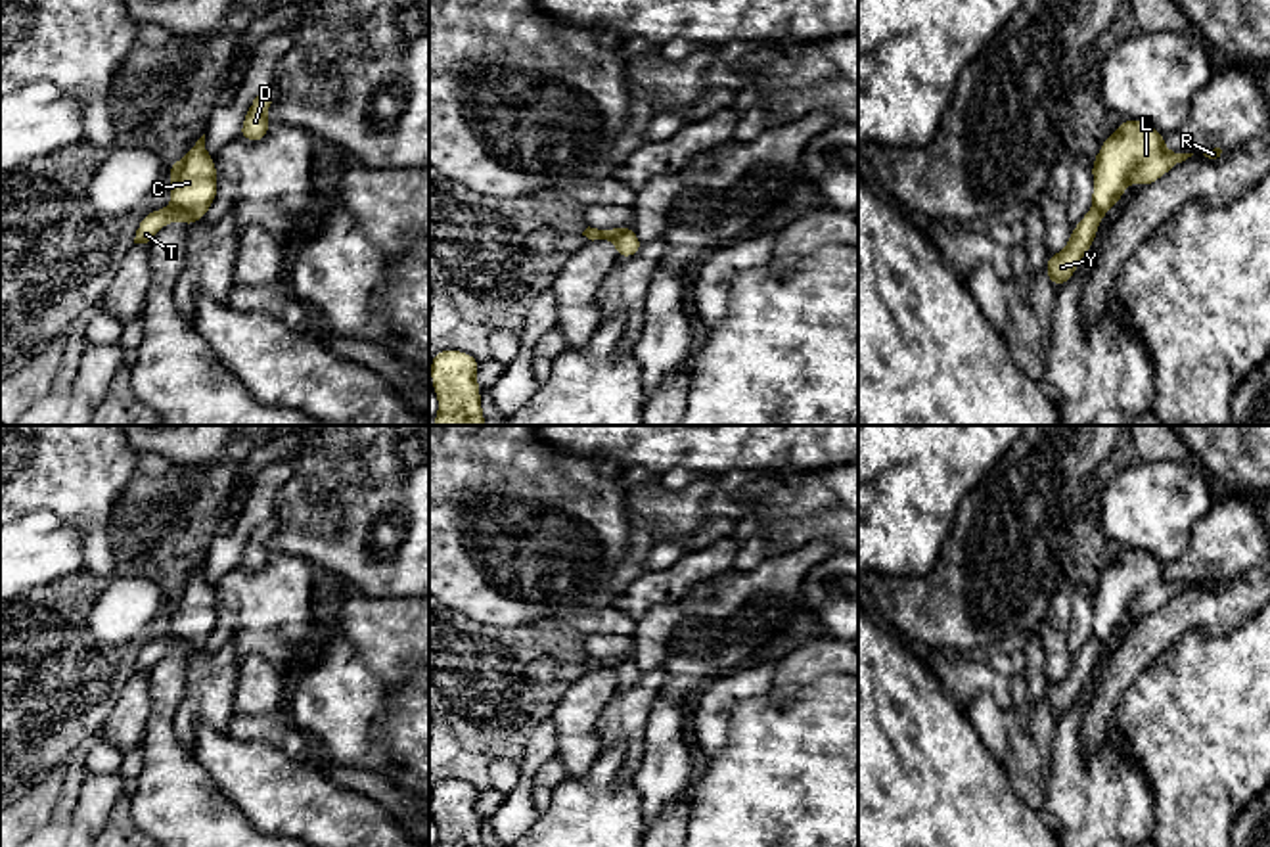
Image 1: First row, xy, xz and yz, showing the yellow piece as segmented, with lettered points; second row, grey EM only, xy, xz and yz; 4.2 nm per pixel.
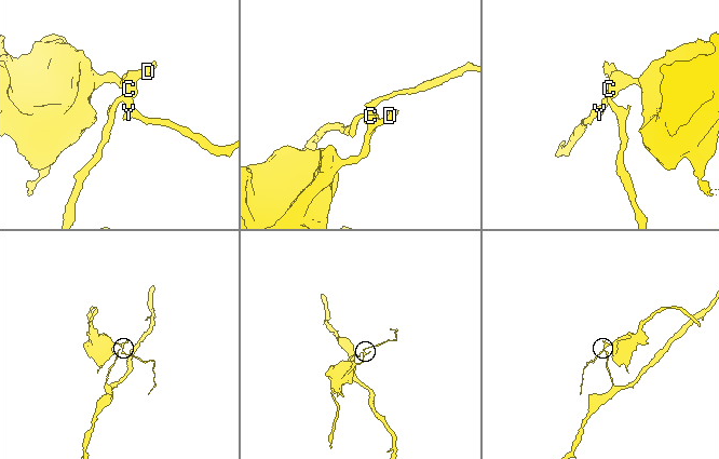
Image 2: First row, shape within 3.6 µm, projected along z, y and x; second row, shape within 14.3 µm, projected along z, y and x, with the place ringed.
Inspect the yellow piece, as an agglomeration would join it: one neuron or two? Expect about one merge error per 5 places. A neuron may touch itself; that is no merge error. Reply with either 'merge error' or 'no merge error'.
merge error

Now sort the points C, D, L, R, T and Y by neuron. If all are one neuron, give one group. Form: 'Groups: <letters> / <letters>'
Groups: C D L R / T Y

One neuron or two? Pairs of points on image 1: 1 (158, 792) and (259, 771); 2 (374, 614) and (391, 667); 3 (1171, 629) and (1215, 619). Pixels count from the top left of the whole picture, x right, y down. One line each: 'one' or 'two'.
1: two
2: one
3: one

